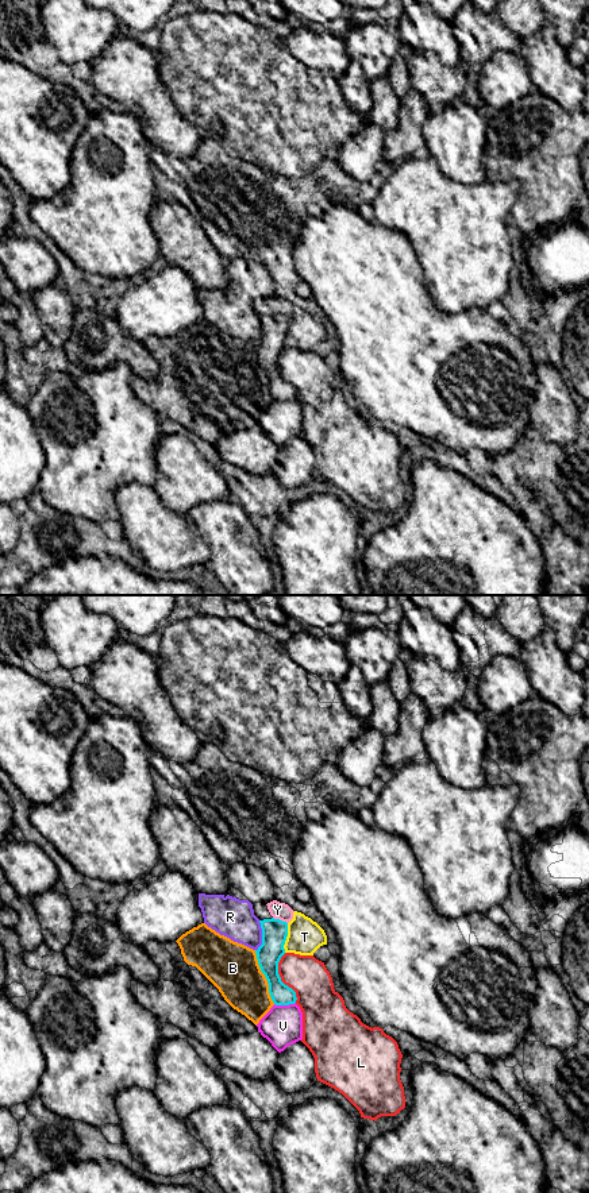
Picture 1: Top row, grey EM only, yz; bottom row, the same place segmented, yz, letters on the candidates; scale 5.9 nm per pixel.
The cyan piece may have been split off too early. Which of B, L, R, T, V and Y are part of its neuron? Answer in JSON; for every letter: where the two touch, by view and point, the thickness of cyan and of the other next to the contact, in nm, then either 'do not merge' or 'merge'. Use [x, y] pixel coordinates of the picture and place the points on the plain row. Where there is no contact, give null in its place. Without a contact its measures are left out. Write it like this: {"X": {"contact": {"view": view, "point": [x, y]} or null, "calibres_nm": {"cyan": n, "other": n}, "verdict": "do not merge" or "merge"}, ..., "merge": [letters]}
{"B": {"contact": {"view": "yz", "point": [265, 371]}, "calibres_nm": {"cyan": 150, "other": 300}, "verdict": "do not merge"}, "L": {"contact": {"view": "yz", "point": [280, 374]}, "calibres_nm": {"cyan": 150, "other": 240}, "verdict": "do not merge"}, "R": {"contact": {"view": "yz", "point": [262, 331]}, "calibres_nm": {"cyan": 160, "other": 240}, "verdict": "do not merge"}, "T": {"contact": {"view": "yz", "point": [285, 334]}, "calibres_nm": {"cyan": 160, "other": 200}, "verdict": "do not merge"}, "V": {"contact": {"view": "yz", "point": [284, 400]}, "calibres_nm": {"cyan": 130, "other": 240}, "verdict": "do not merge"}, "Y": {"contact": {"view": "yz", "point": [278, 315]}, "calibres_nm": {"cyan": 160, "other": 100}, "verdict": "do not merge"}, "merge": []}

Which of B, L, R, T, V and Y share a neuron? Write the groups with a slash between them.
B / L / R / T Y / V

